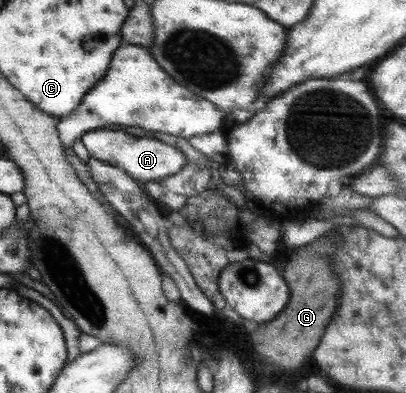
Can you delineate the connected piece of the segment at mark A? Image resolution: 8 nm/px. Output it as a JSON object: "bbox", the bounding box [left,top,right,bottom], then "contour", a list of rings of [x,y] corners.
{"bbox":[81,129,189,183],"contour":[[[100,129],[100,131],[86,133],[81,140],[91,157],[96,157],[104,163],[110,163],[112,167],[124,169],[128,175],[132,176],[132,179],[139,183],[156,182],[163,180],[166,176],[174,176],[189,163],[186,156],[177,147],[170,146],[156,138],[134,137],[134,135],[128,135],[122,131]]]}

